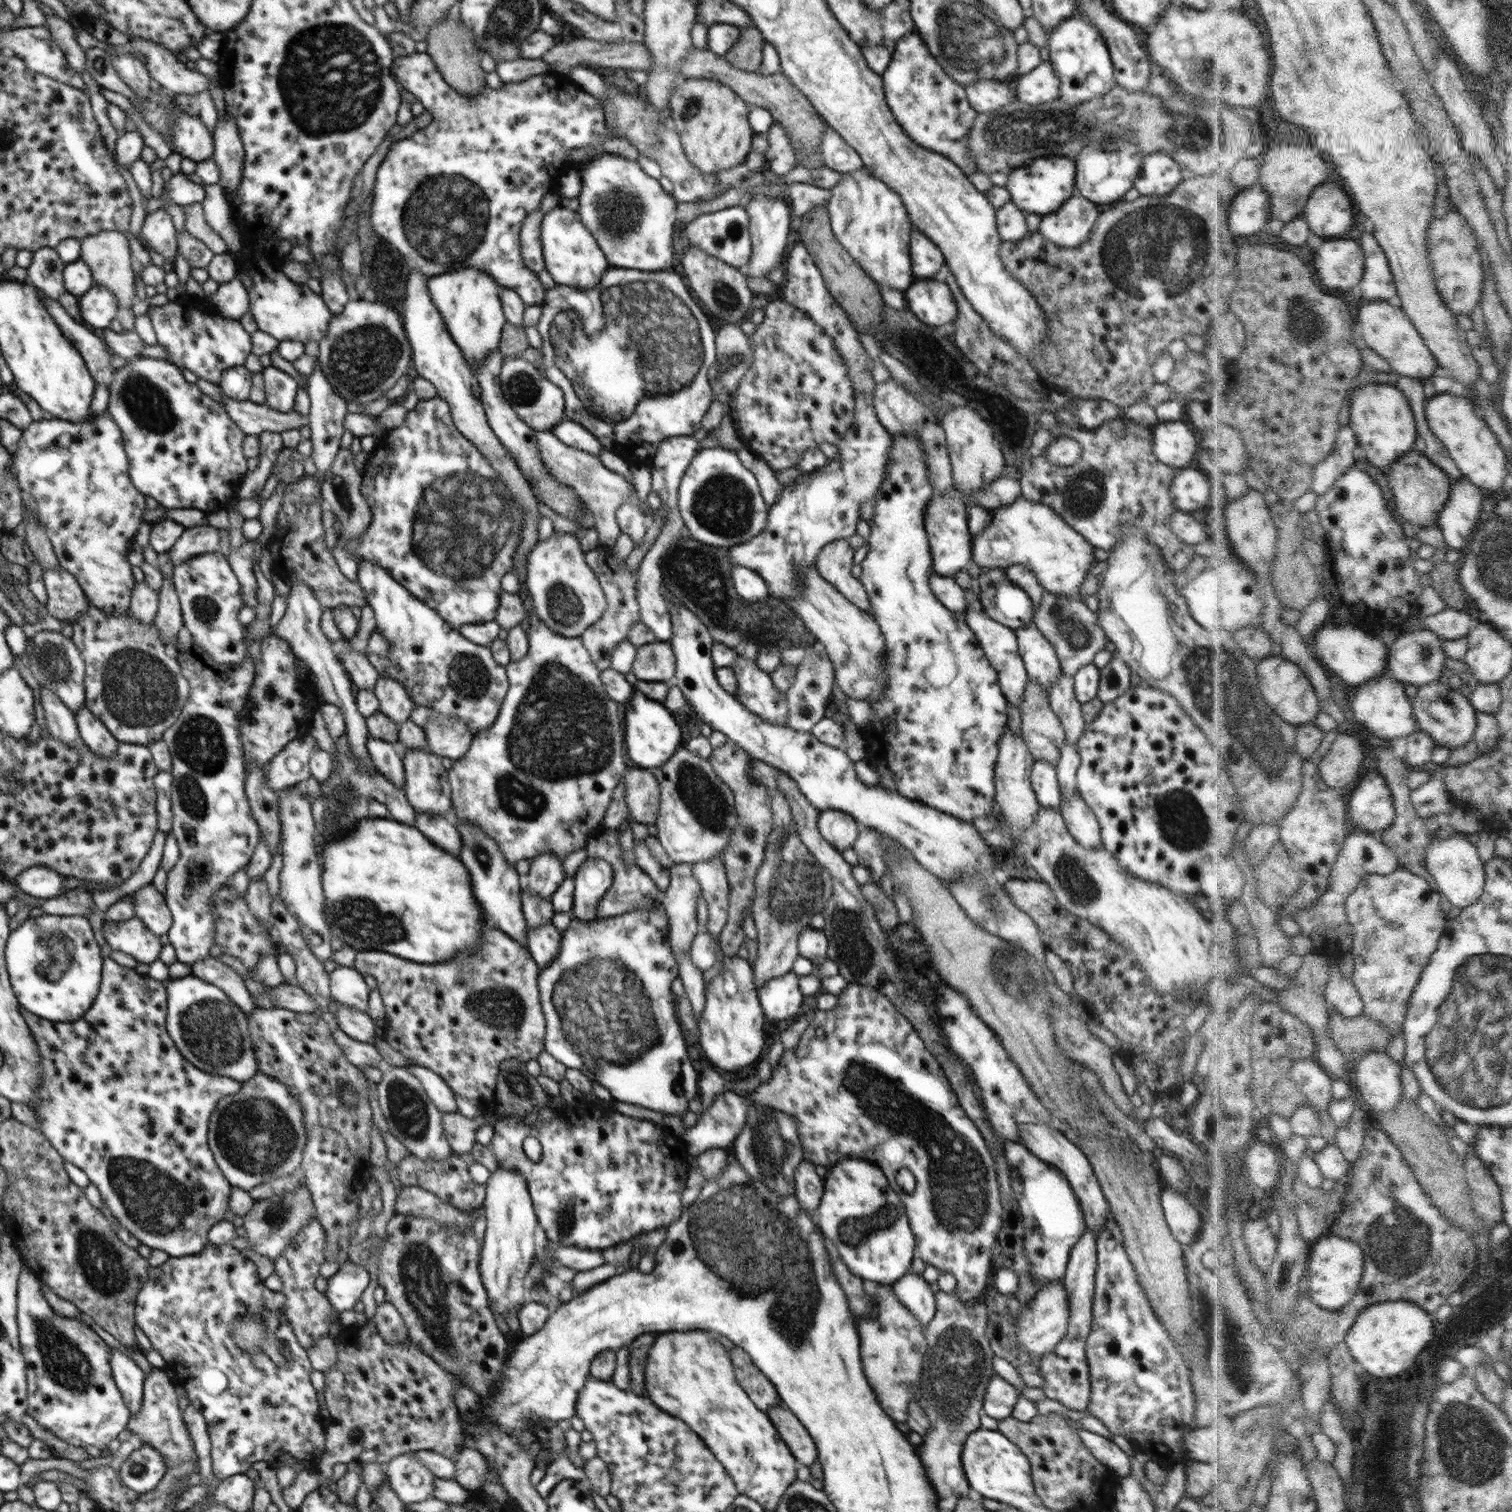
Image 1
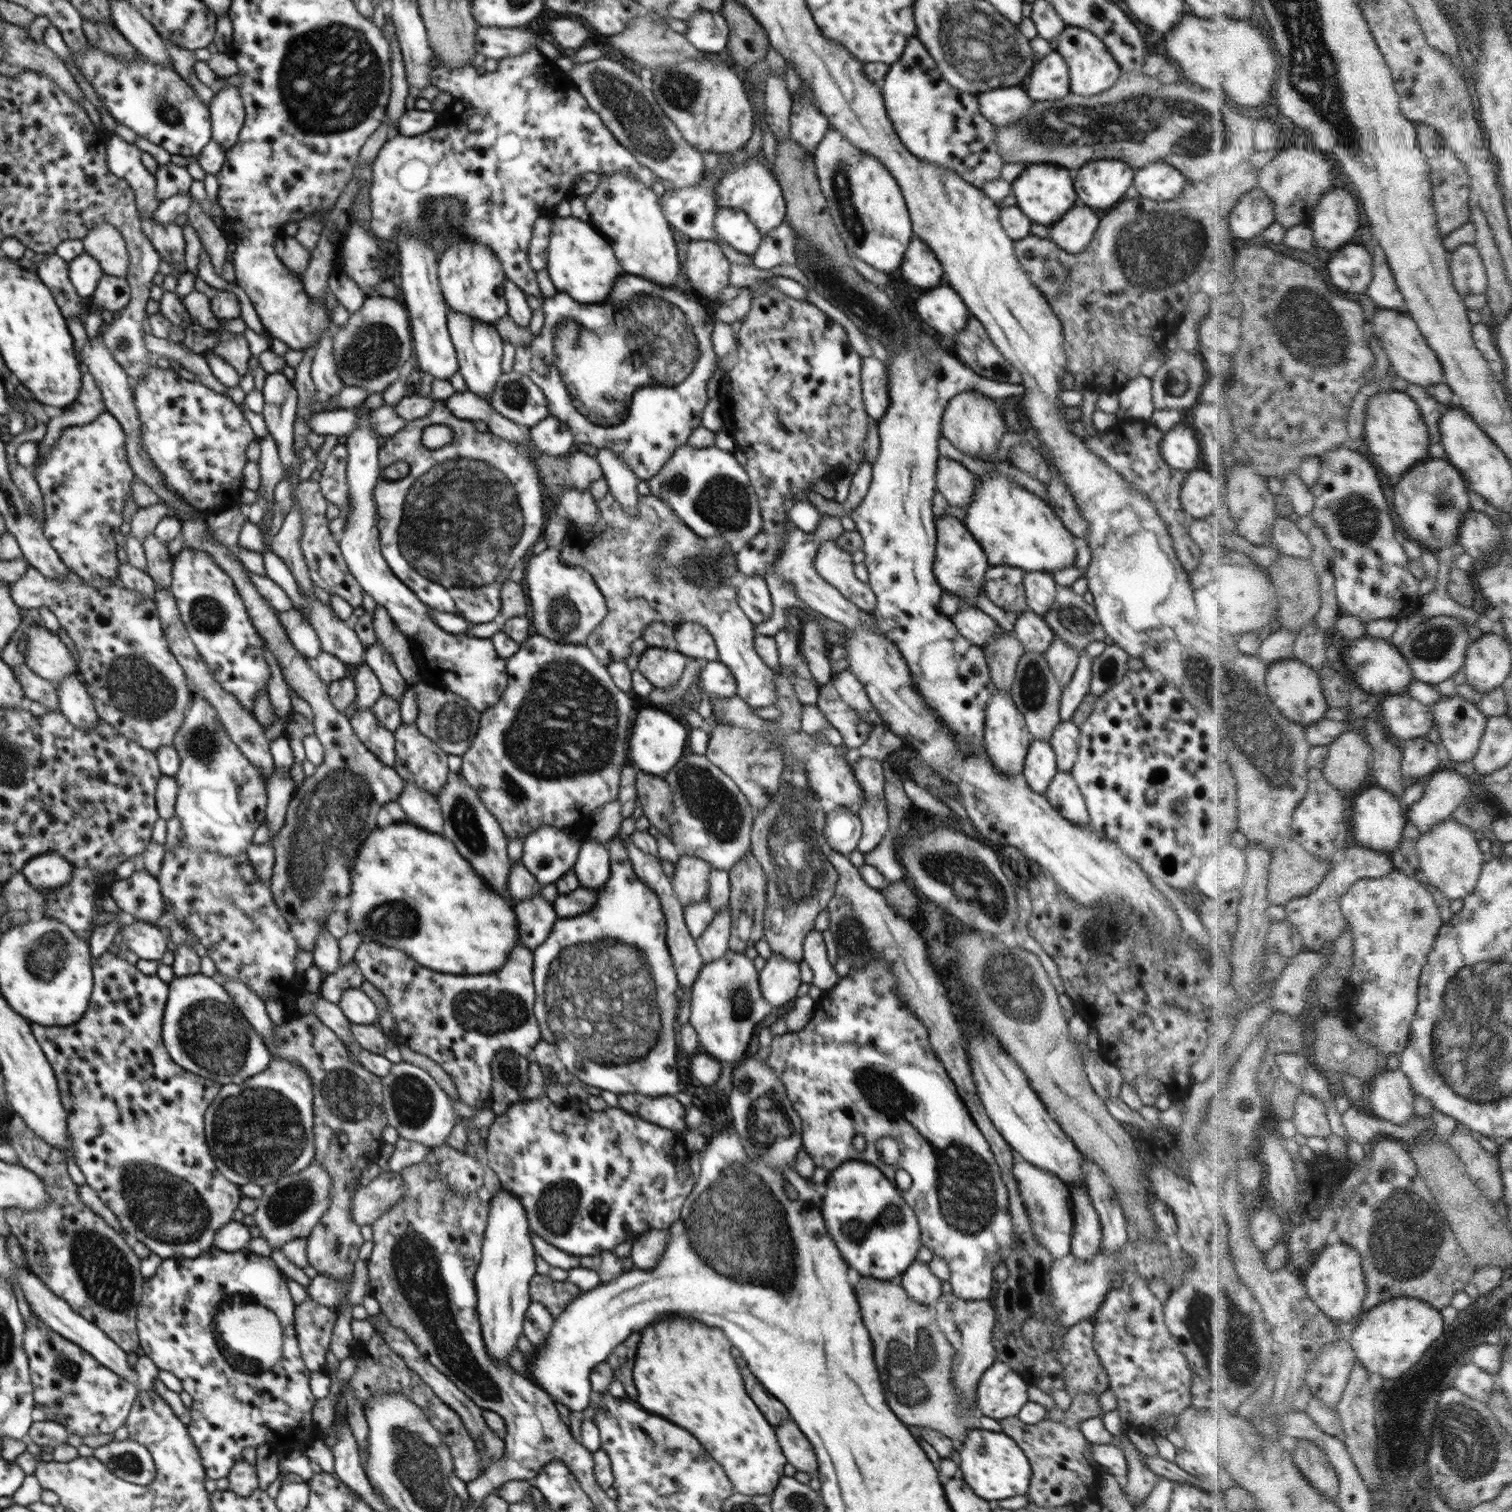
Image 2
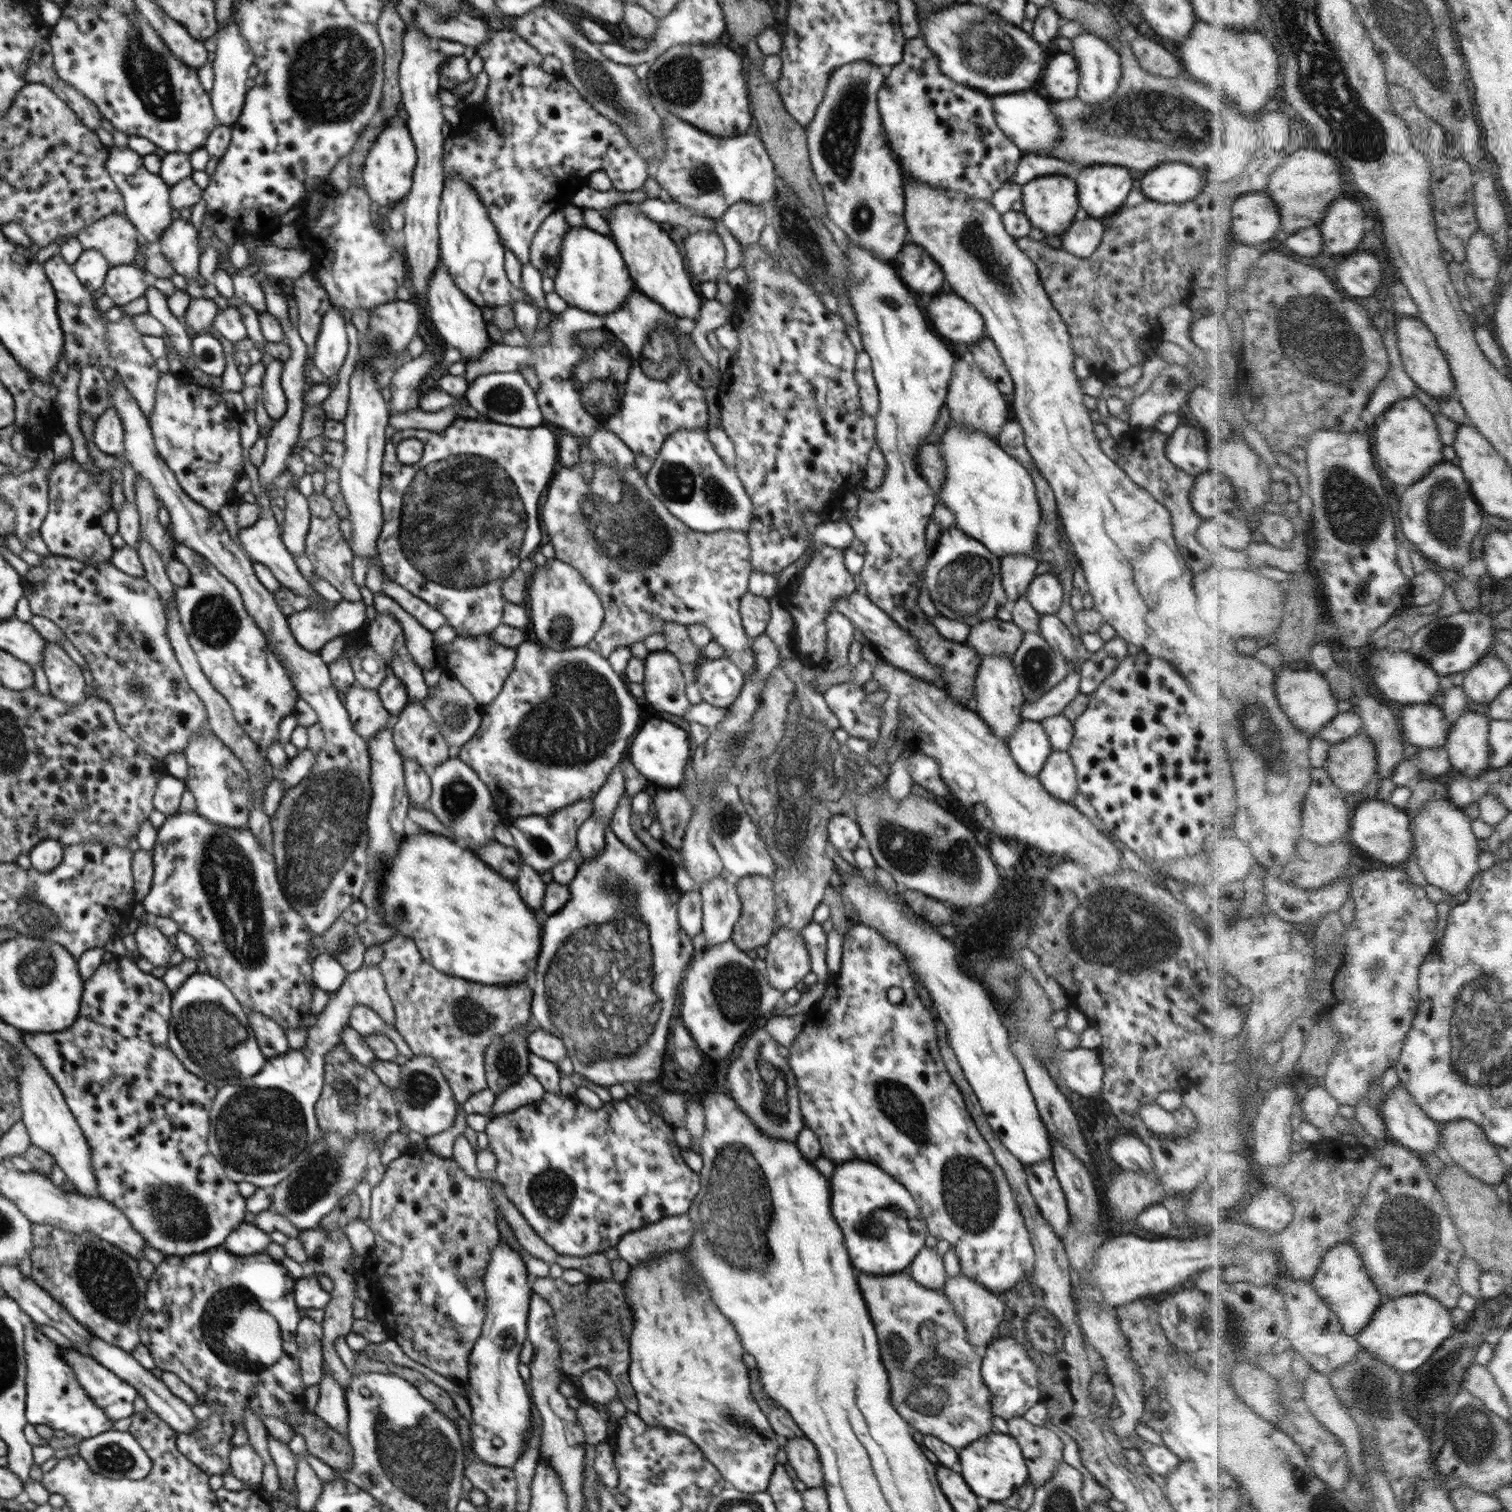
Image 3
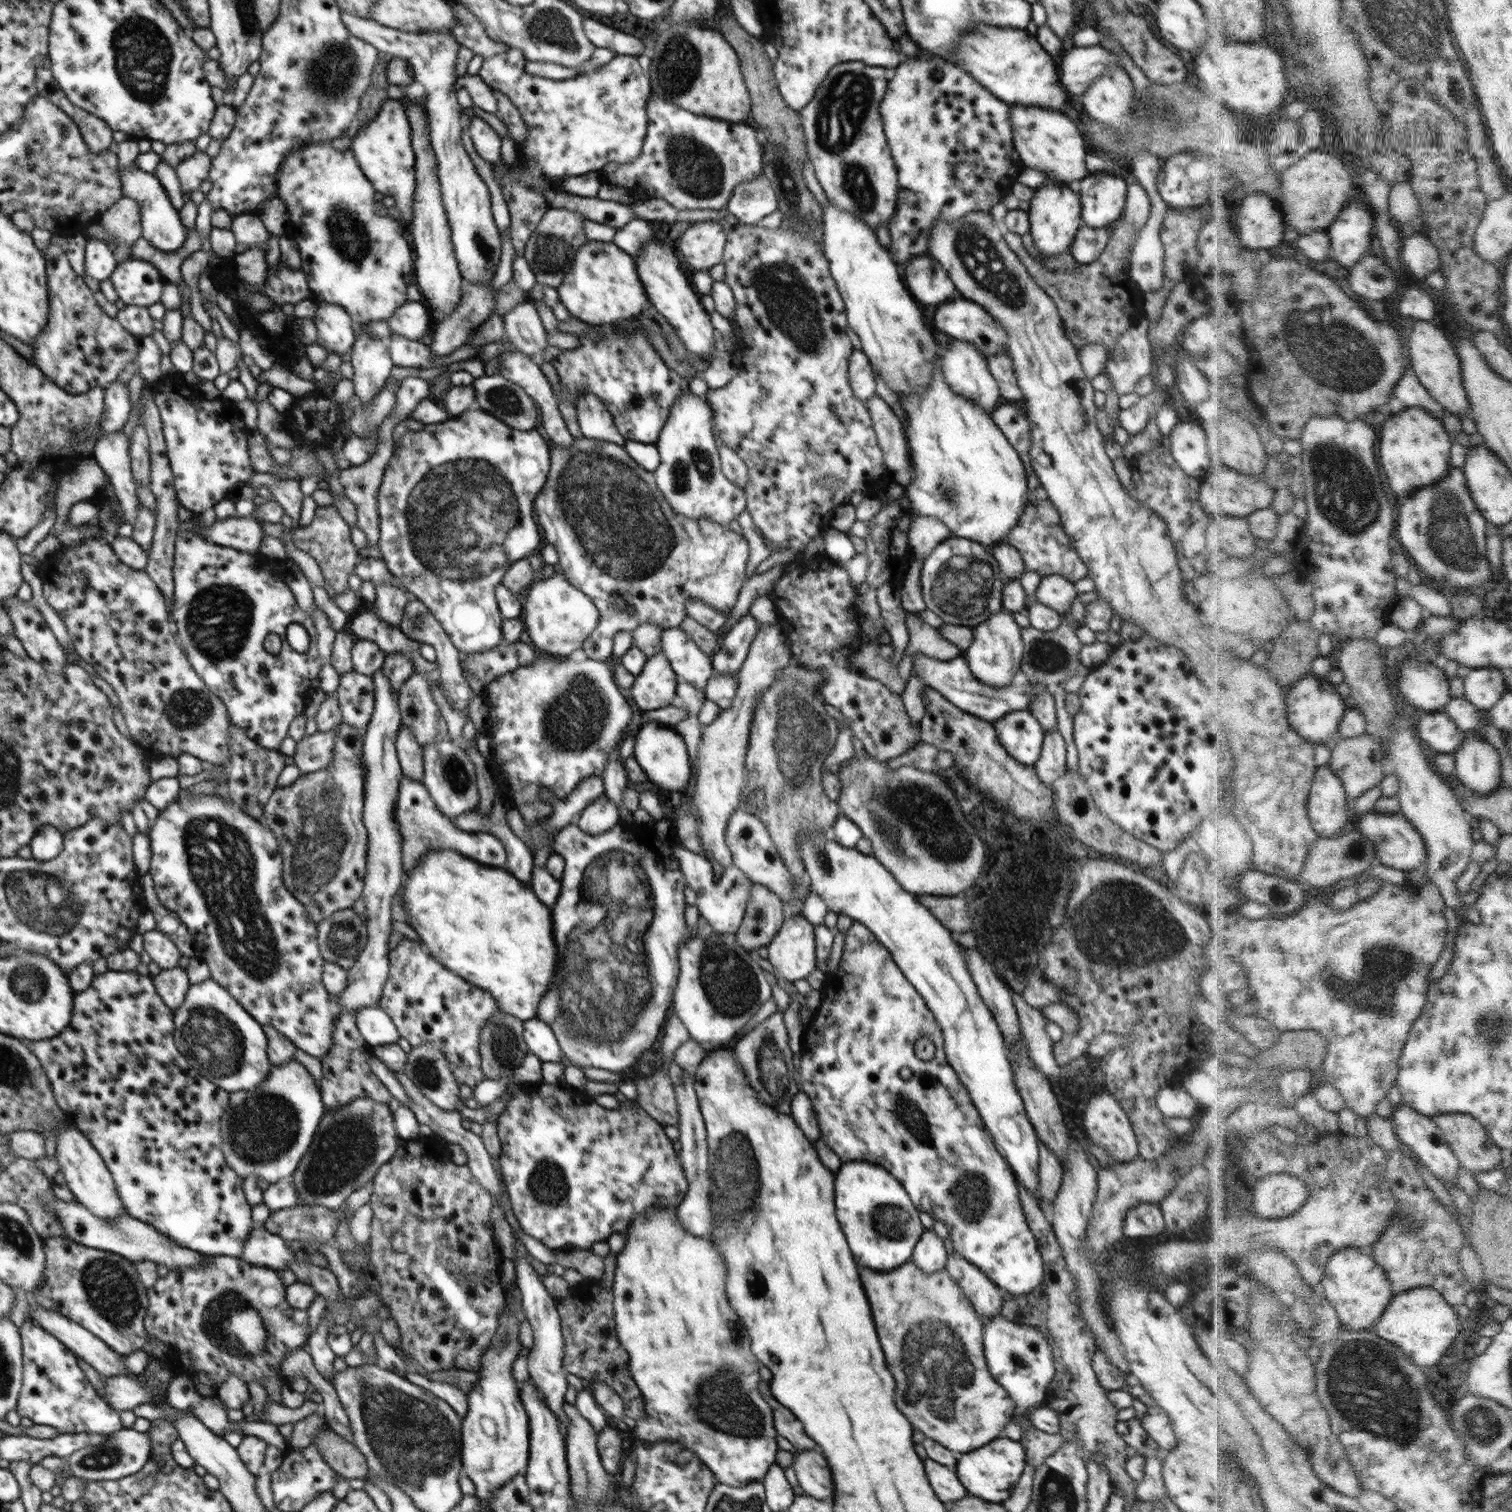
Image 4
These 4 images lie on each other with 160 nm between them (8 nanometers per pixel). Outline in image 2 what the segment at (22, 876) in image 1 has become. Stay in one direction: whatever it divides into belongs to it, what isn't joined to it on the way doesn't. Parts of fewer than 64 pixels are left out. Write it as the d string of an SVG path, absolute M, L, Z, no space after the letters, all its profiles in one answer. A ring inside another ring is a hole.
M47 852L31 858L21 872L38 891L48 892L71 881L74 866L57 852Z

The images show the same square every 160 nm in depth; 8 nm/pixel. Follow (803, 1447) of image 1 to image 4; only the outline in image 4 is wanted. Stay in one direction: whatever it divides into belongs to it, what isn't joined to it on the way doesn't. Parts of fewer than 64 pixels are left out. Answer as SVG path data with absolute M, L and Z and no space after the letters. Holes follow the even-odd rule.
M818 1450L798 1451L793 1457L793 1467L806 1495L831 1502L835 1491L831 1468Z

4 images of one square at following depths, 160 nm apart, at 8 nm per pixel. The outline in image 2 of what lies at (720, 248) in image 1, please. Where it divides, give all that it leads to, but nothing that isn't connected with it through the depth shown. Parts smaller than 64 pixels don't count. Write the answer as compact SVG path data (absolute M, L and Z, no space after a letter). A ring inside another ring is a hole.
M718 208L714 219L717 240L729 244L742 254L755 255L762 236L744 211Z

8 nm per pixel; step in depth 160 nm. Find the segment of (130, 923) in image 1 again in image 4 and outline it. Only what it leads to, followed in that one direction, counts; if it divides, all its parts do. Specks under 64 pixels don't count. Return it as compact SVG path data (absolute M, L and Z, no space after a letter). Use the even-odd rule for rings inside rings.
M157 930L144 933L143 949L148 952L152 962L156 962L161 969L178 967L181 953L171 936Z

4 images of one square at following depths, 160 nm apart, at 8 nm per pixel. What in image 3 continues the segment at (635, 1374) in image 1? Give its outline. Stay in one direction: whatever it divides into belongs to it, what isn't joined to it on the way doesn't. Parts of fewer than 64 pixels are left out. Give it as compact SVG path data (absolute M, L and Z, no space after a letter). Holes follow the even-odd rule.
M551 1277L534 1280L531 1291L542 1296L554 1309L560 1343L560 1369L568 1378L576 1380L584 1372L601 1368L610 1376L616 1386L617 1397L628 1411L637 1413L639 1402L629 1382L631 1363L630 1337L627 1331L626 1285L623 1282L586 1282L576 1286L564 1283L561 1278ZM625 1317L625 1318L624 1318Z

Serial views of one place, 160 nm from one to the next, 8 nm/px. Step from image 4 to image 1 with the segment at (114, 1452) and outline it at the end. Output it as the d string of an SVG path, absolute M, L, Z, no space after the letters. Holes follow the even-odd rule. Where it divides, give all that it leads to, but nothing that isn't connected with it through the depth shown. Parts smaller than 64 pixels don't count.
M136 1445L120 1469L122 1482L134 1492L154 1490L167 1471L165 1458L155 1448Z

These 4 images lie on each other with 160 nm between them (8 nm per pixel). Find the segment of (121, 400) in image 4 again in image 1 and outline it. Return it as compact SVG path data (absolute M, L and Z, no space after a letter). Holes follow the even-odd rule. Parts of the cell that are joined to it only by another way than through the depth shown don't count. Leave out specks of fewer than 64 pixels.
M108 410L100 413L97 416L93 416L90 421L82 423L72 423L69 421L51 419L46 417L39 422L32 422L28 428L24 429L23 434L18 441L18 448L11 453L11 474L18 483L22 502L23 510L29 512L29 516L33 516L35 520L39 520L41 526L44 526L45 533L49 537L49 541L53 546L56 559L58 560L59 566L66 572L69 572L78 581L78 584L82 587L84 594L89 599L89 602L102 608L106 612L125 612L129 610L131 605L133 586L135 580L132 575L132 566L128 561L128 543L131 538L135 538L140 524L144 521L144 511L147 508L146 496L136 490L136 487L132 484L129 475L129 460L124 450L124 443L122 438L122 432L116 425L116 422L112 419Z

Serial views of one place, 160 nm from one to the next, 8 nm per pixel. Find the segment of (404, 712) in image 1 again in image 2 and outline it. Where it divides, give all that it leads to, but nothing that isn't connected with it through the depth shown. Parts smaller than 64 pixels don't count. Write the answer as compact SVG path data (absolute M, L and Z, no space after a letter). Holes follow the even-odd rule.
M373 644L368 648L366 647L364 662L378 677L383 694L401 702L408 686L392 655L381 646Z

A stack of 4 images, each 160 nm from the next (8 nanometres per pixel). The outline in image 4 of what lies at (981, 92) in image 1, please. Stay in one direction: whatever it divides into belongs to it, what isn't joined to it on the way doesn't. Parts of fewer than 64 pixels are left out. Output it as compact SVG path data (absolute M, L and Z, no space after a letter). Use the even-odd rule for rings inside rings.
M1024 105L1009 107L1014 146L1023 166L1035 168L1046 179L1054 179L1072 187L1090 173L1085 167L1085 156L1089 153L1085 137L1064 113Z

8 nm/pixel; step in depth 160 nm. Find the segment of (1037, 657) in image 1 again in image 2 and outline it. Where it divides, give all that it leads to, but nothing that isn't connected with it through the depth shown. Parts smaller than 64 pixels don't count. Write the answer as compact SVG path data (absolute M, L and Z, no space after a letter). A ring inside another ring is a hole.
M1026 610L1017 617L1015 637L1027 652L1045 652L1053 643L1055 633L1042 617L1030 610Z

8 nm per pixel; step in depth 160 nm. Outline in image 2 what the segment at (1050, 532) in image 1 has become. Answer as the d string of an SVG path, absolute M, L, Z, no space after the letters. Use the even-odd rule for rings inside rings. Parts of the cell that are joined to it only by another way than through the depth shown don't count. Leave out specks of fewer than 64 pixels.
M992 471L989 475L974 474L977 484L972 502L966 506L967 517L963 521L978 544L985 550L990 566L1012 566L1027 572L1042 571L1052 574L1060 569L1073 567L1076 560L1076 537L1063 525L1058 515L1038 495L1018 483Z

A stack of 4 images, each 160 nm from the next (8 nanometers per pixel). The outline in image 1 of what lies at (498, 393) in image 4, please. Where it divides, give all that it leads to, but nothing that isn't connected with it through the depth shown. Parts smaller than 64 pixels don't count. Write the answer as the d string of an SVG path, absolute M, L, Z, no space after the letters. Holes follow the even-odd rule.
M522 357L506 358L501 368L501 385L504 398L510 403L520 421L534 431L552 431L565 418L564 391L551 383L530 362Z

